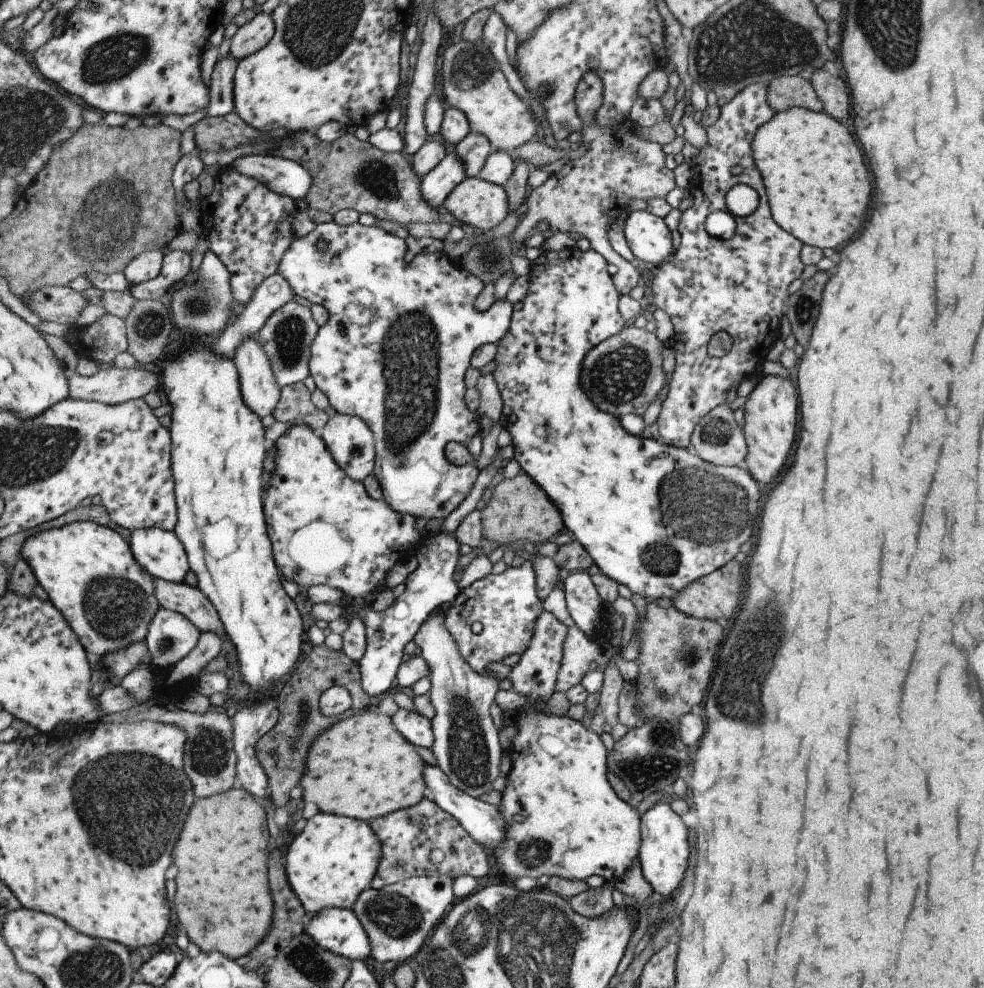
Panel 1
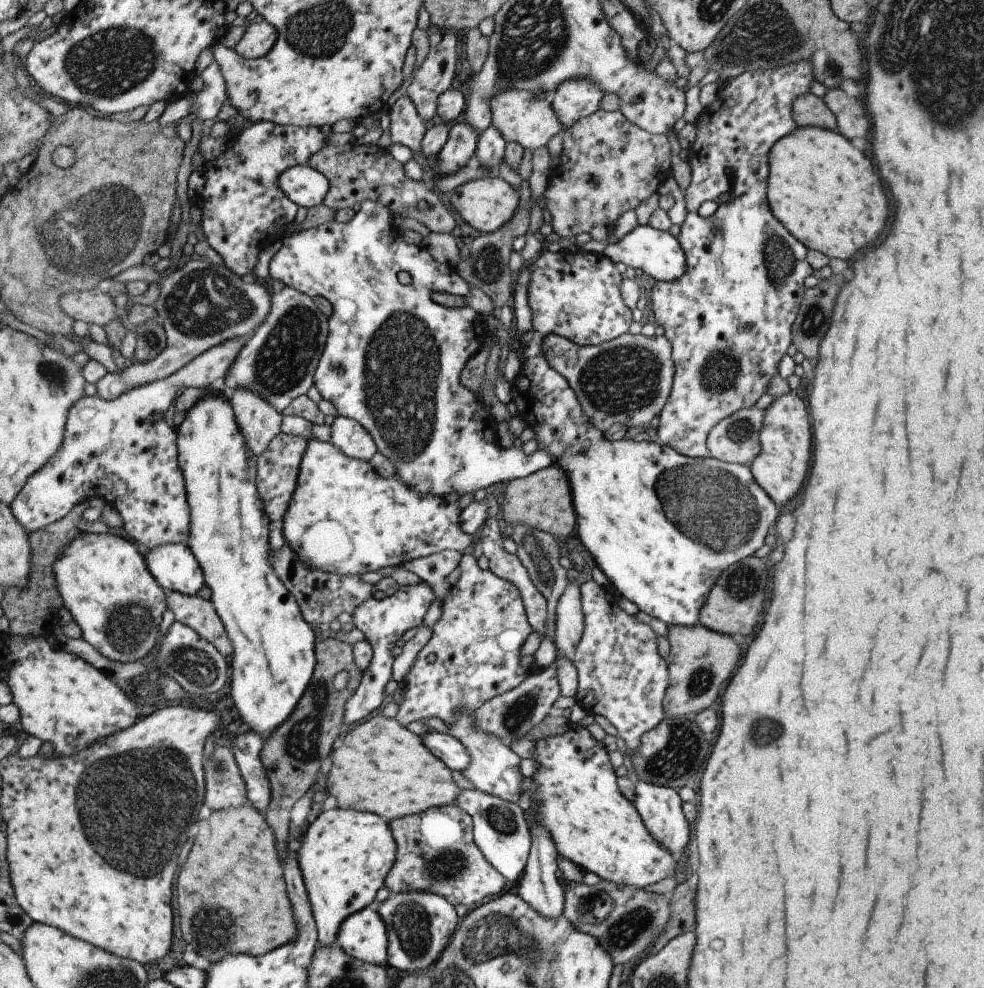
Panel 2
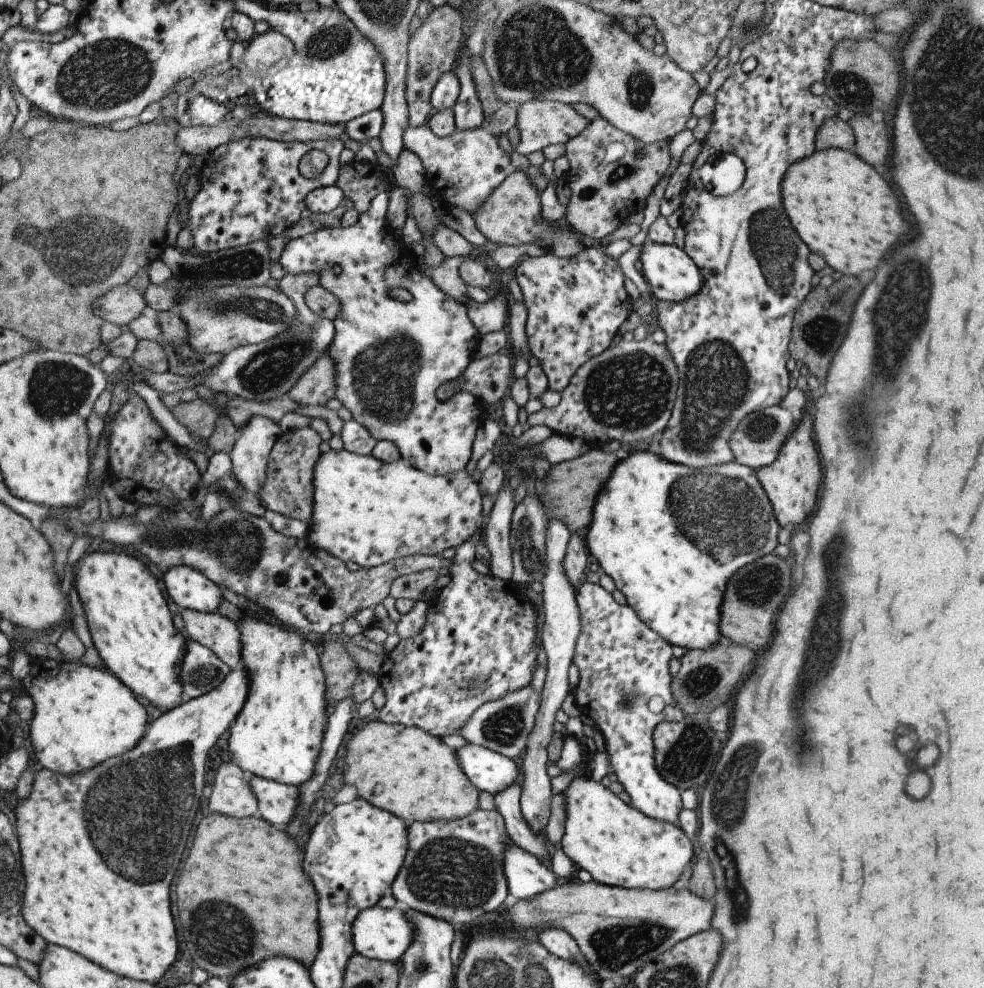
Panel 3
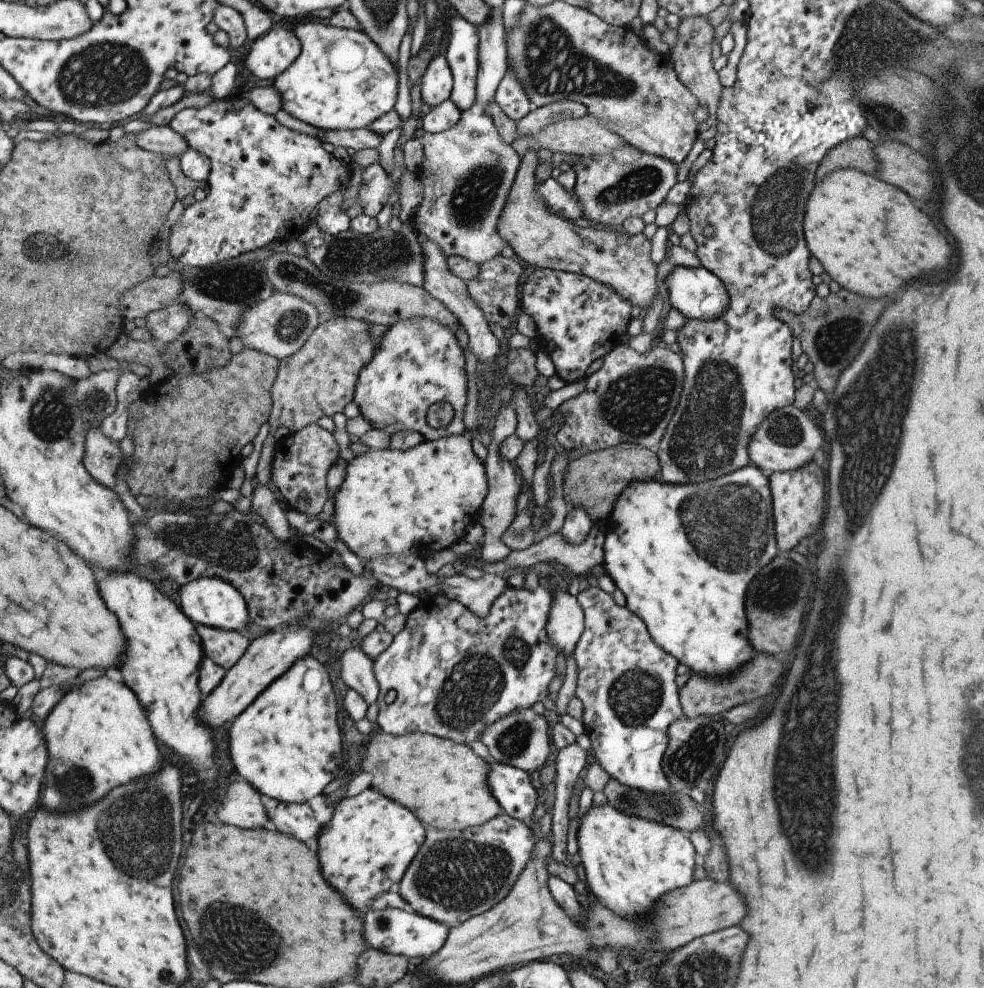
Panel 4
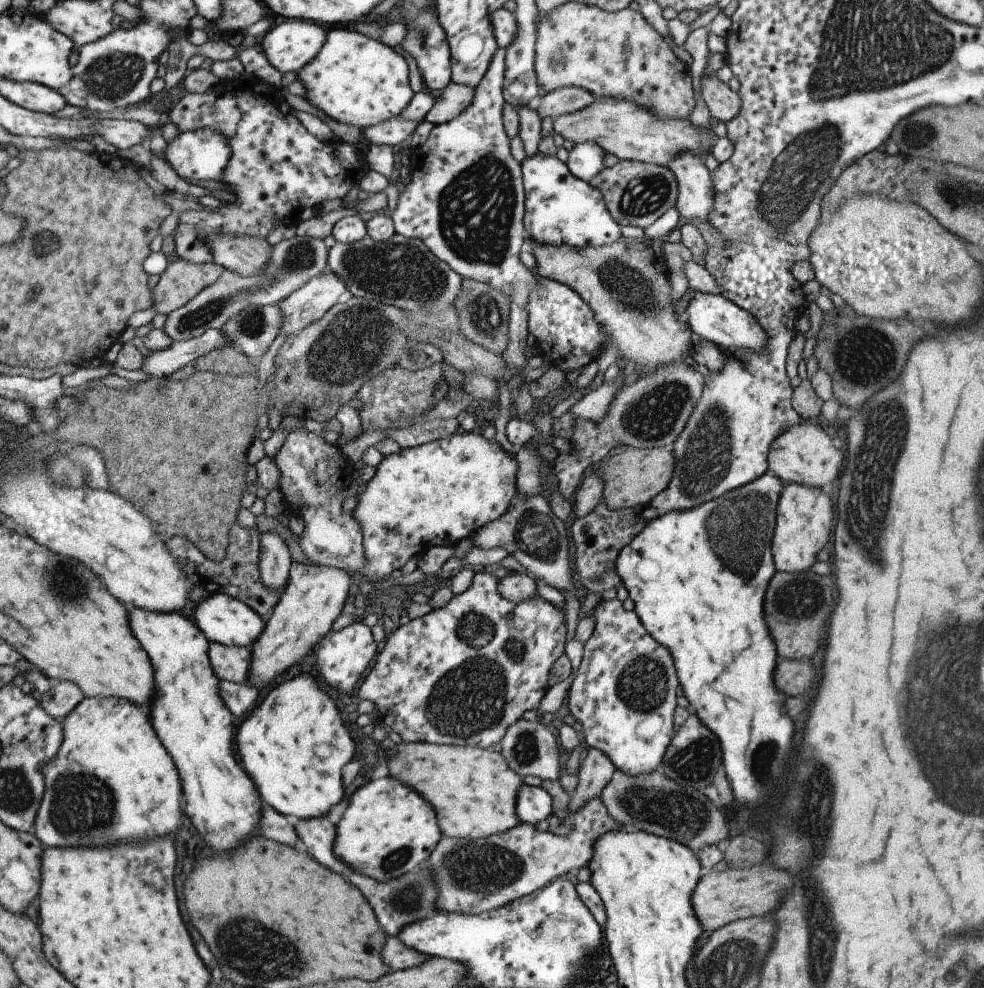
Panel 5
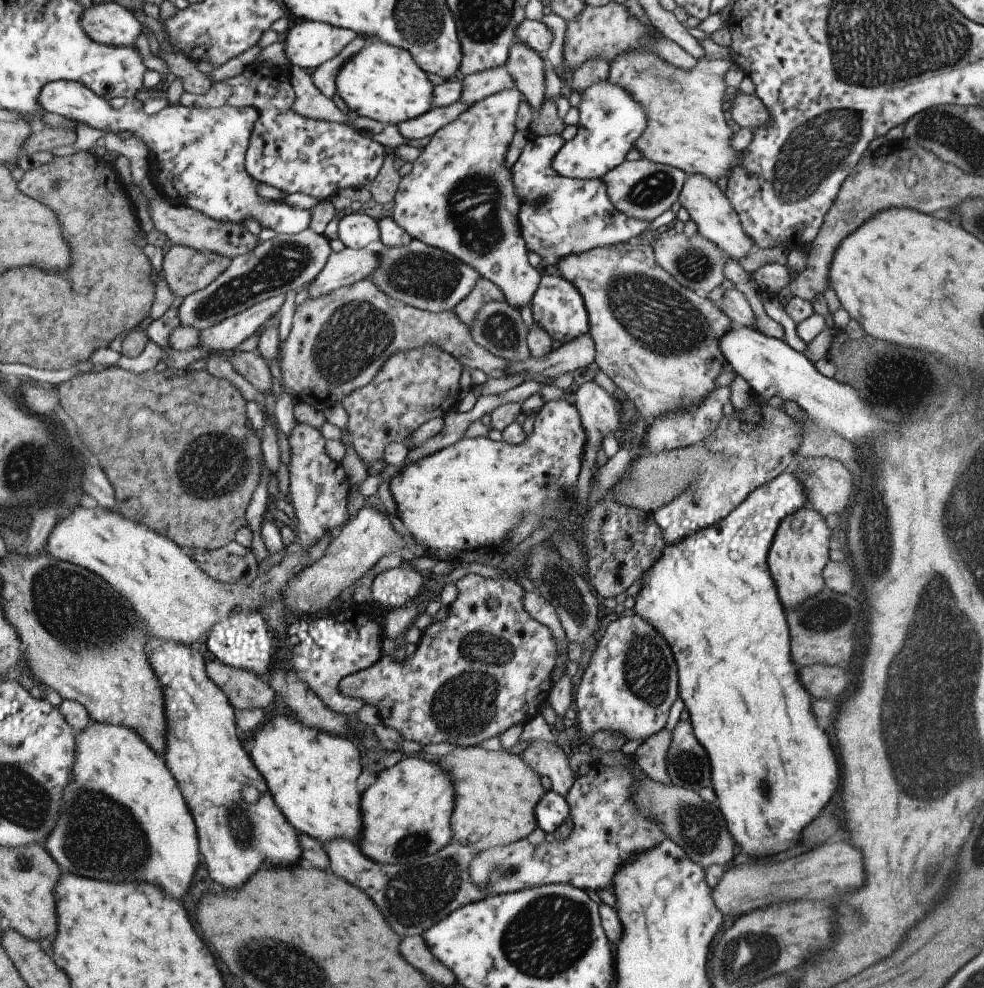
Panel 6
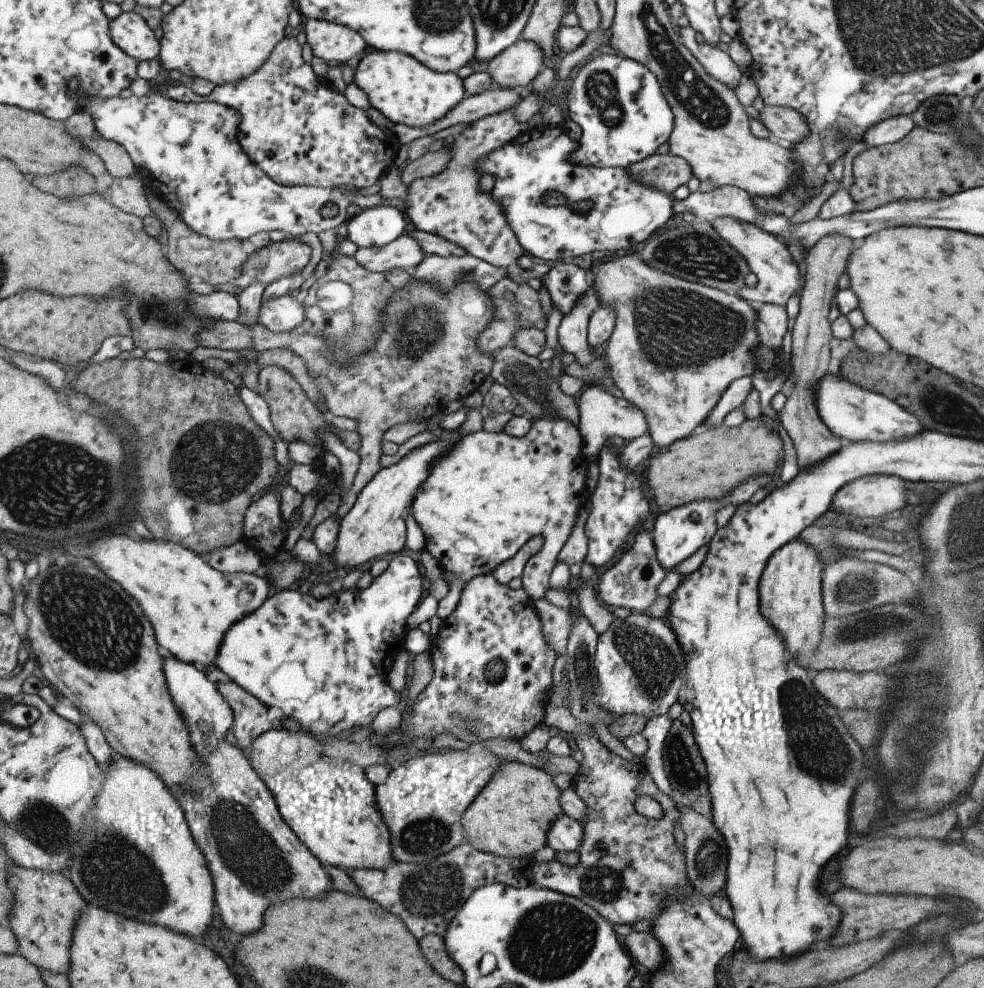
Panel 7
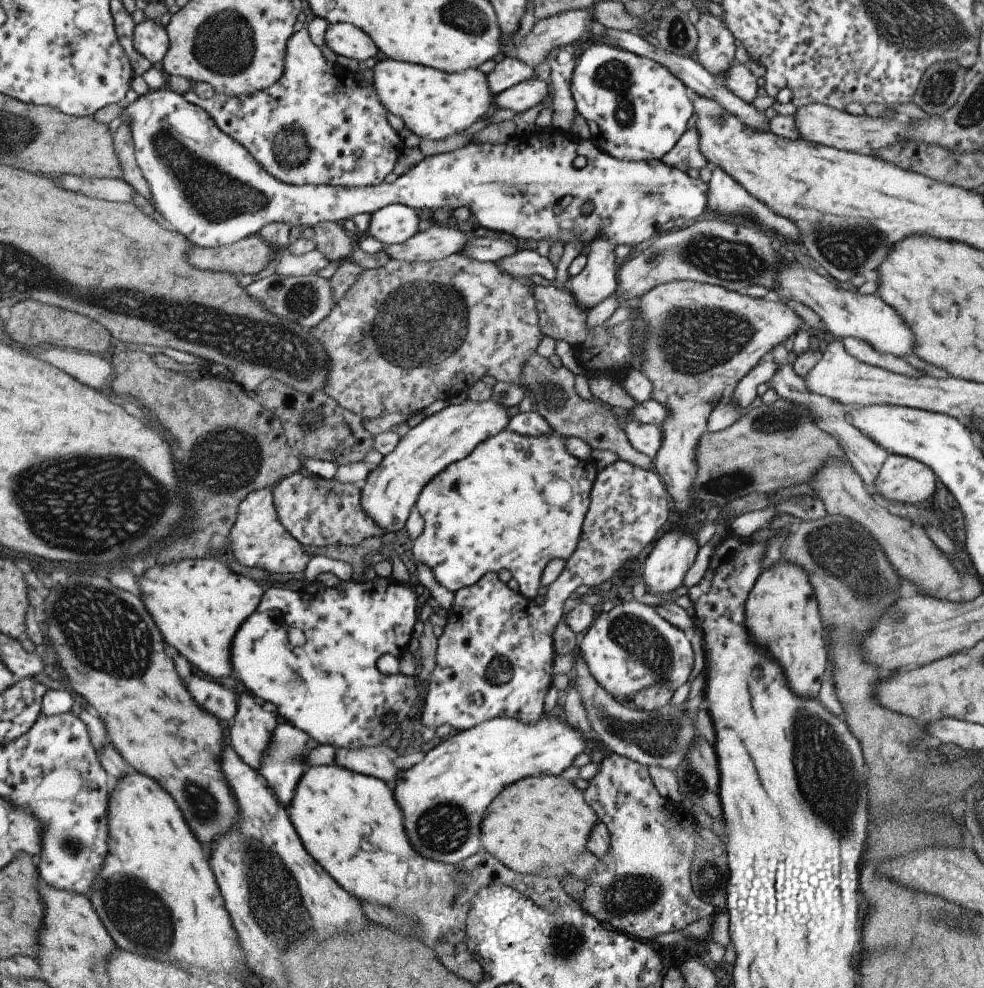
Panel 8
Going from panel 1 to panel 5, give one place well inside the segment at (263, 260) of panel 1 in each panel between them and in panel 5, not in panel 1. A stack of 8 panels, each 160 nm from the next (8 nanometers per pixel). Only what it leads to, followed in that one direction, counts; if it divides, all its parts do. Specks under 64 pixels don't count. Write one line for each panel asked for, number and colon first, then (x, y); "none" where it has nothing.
2: (242, 209)
3: (254, 191)
4: (258, 178)
5: (276, 168)

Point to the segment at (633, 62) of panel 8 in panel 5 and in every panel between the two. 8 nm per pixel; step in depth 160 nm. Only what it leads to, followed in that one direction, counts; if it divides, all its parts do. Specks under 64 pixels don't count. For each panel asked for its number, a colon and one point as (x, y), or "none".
5: (584, 161)
6: (609, 122)
7: (623, 115)

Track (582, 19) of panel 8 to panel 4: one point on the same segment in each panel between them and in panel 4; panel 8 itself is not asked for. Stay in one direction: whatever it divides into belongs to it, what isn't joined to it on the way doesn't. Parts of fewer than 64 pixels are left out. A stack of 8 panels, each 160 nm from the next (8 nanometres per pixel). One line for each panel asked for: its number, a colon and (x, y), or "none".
4: (439, 118)
5: (449, 102)
6: (473, 87)
7: (514, 68)

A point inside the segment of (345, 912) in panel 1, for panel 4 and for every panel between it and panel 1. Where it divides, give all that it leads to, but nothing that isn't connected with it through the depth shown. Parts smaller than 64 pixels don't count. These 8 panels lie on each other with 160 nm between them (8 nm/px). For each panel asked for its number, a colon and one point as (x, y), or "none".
2: (362, 935)
3: (377, 933)
4: (396, 932)

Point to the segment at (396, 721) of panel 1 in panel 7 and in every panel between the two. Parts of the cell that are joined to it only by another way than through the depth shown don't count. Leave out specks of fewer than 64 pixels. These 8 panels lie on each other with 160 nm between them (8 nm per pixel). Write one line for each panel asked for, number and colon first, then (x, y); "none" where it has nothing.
2: (447, 749)
3: (486, 770)
4: (511, 788)
5: (532, 804)
6: (551, 809)
7: (564, 834)

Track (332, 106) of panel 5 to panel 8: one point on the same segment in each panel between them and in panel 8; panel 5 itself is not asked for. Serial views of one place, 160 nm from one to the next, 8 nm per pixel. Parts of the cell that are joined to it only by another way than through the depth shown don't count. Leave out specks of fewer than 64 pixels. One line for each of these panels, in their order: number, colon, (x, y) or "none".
6: (381, 82)
7: (407, 93)
8: (432, 104)

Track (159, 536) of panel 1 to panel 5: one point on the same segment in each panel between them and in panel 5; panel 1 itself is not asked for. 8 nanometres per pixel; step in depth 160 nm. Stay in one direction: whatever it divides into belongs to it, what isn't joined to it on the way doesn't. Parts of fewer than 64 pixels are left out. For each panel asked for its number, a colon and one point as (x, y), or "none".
2: (172, 565)
3: (189, 588)
4: (209, 601)
5: (223, 619)

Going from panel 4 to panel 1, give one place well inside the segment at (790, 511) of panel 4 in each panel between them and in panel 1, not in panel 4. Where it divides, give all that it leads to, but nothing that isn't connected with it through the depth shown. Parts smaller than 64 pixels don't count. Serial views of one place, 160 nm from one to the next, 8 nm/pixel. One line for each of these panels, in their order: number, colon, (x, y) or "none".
1: (770, 410)
2: (785, 428)
3: (790, 482)

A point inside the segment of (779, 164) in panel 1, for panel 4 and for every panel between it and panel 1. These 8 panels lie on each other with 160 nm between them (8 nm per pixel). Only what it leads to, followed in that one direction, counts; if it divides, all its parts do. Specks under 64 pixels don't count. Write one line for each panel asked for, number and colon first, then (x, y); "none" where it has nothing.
2: (823, 191)
3: (832, 199)
4: (870, 239)

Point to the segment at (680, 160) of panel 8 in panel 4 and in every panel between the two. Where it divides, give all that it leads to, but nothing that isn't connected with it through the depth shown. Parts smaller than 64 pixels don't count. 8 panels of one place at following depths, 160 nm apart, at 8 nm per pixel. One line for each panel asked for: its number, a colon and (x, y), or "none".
4: (609, 188)
5: (635, 193)
6: (642, 190)
7: (666, 172)

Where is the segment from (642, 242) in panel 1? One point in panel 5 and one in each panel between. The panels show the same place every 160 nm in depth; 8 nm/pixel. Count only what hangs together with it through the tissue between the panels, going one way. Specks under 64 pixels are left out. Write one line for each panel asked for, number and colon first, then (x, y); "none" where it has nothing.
2: (657, 253)
3: (671, 275)
4: (695, 292)
5: (712, 317)

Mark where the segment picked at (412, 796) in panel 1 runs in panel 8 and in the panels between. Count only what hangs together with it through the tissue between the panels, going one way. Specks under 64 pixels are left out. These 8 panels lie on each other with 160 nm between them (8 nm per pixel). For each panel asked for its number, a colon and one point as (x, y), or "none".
2: (379, 766)
3: (413, 775)
4: (444, 783)
5: (472, 790)
6: (495, 792)
7: (509, 817)
8: (529, 826)

